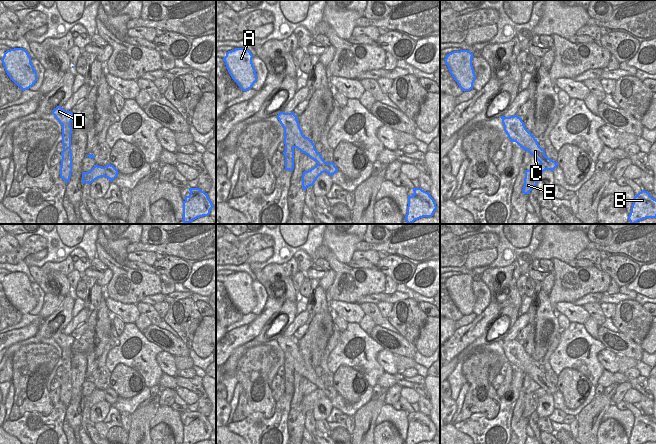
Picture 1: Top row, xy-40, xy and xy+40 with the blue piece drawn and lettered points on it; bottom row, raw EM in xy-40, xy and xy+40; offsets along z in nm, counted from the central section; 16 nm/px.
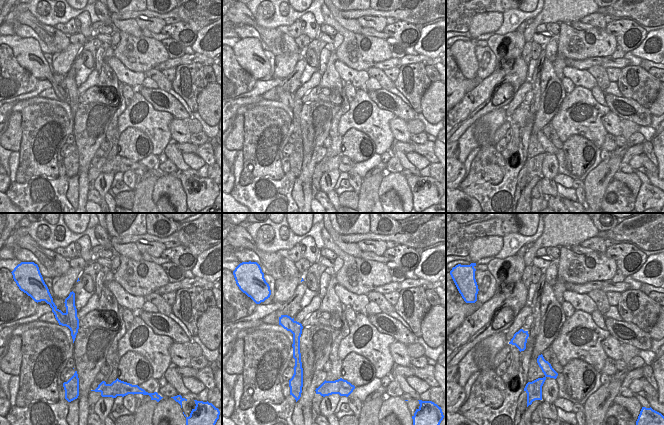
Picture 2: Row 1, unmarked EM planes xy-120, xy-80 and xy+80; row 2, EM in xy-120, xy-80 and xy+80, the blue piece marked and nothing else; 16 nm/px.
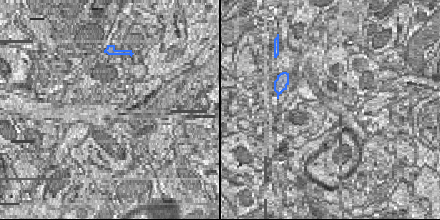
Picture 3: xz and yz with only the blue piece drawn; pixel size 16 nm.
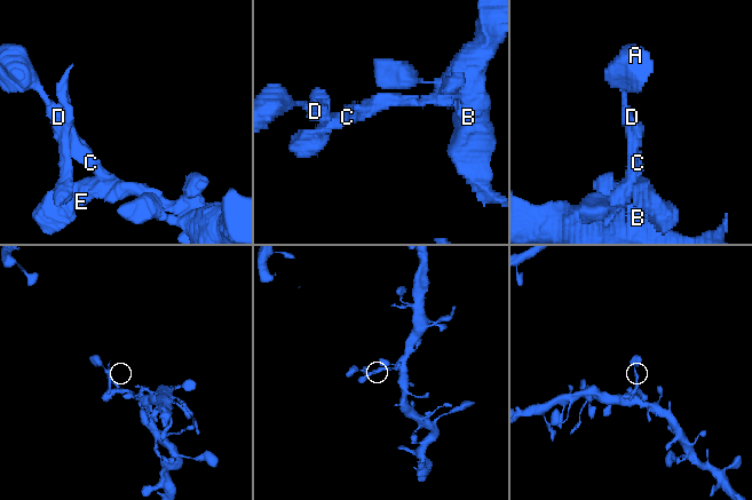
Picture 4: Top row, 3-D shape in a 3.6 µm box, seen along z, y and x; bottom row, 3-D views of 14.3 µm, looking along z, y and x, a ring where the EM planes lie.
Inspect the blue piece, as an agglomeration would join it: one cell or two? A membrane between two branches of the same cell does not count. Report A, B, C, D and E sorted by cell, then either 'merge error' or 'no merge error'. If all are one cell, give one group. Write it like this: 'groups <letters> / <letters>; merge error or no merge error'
groups A B C D E; no merge error

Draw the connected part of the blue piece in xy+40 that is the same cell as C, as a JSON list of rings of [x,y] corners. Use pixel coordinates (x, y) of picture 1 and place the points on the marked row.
[[[517,115],[500,116],[500,118],[504,131],[511,142],[516,142],[524,151],[527,150],[540,162],[536,167],[525,171],[522,193],[529,194],[536,187],[539,175],[545,170],[553,171],[558,166],[557,161],[555,162],[546,156],[545,150],[539,146],[537,139],[526,129],[522,118]]]

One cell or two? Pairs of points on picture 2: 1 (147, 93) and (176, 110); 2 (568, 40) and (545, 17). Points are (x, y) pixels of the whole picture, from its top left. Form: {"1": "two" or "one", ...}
{"1": "one", "2": "two"}

